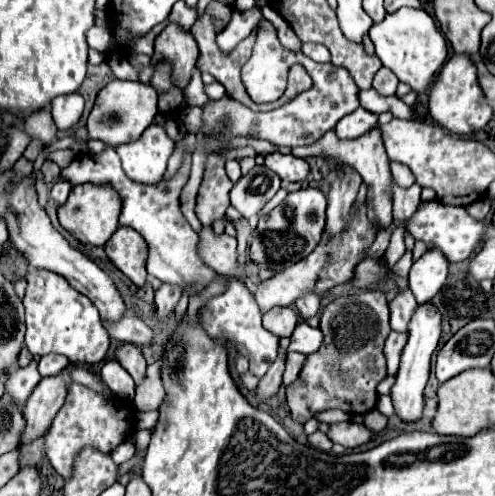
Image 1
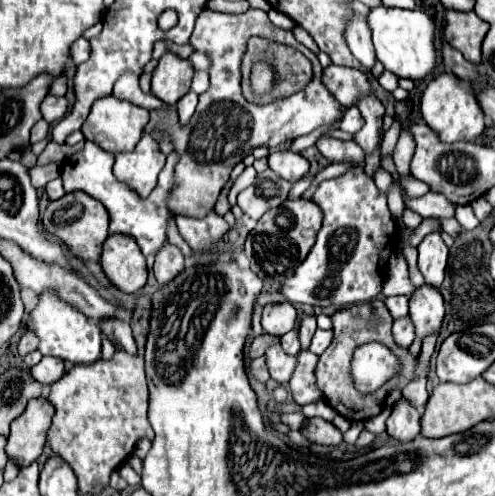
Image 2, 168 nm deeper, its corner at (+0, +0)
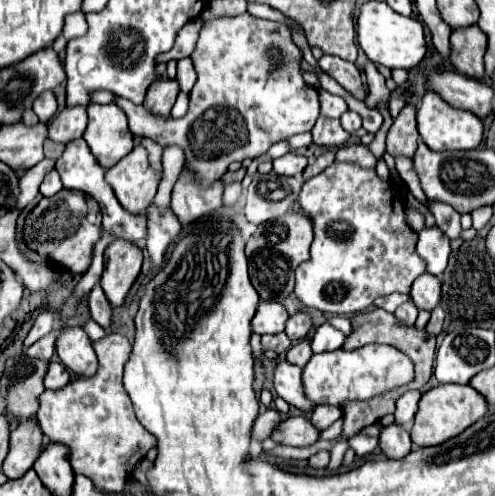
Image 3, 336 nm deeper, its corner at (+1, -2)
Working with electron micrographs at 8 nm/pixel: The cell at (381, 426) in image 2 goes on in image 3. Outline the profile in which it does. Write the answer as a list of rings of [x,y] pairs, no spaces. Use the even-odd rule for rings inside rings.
[[[359,432],[359,434],[355,434],[355,436],[351,438],[351,448],[353,448],[359,456],[371,454],[371,452],[377,448],[377,444],[379,444],[377,438],[367,436],[367,434],[363,434],[363,432]]]

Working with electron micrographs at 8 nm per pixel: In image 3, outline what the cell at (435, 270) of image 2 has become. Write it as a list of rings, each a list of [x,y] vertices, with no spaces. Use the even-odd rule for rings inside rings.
[[[423,228],[419,232],[419,240],[417,240],[417,254],[421,256],[421,260],[427,266],[427,272],[433,276],[441,276],[445,266],[447,266],[447,258],[449,258],[449,238],[437,228]]]

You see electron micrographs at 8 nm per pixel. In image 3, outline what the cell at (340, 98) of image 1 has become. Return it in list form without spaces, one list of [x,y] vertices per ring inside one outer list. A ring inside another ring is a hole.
[[[249,12],[231,16],[231,18],[213,18],[213,20],[203,22],[197,46],[191,54],[193,66],[197,70],[197,82],[191,90],[189,112],[183,118],[153,114],[145,106],[137,106],[125,98],[119,98],[115,104],[121,106],[123,112],[127,114],[129,130],[133,132],[133,136],[151,138],[153,142],[159,142],[159,146],[163,148],[179,146],[185,152],[185,168],[193,174],[199,186],[207,188],[227,172],[231,162],[243,162],[245,158],[257,158],[265,154],[269,146],[273,146],[275,142],[287,136],[293,136],[293,134],[309,132],[315,126],[319,118],[319,92],[303,80],[303,74],[301,74],[303,54],[300,49],[299,57],[288,55],[297,52],[297,47],[289,34],[289,28],[285,24],[255,18]],[[270,48],[281,50],[283,62],[285,62],[281,68],[269,66],[267,51]],[[267,72],[281,72],[281,74],[277,74],[277,78],[267,82]]]

